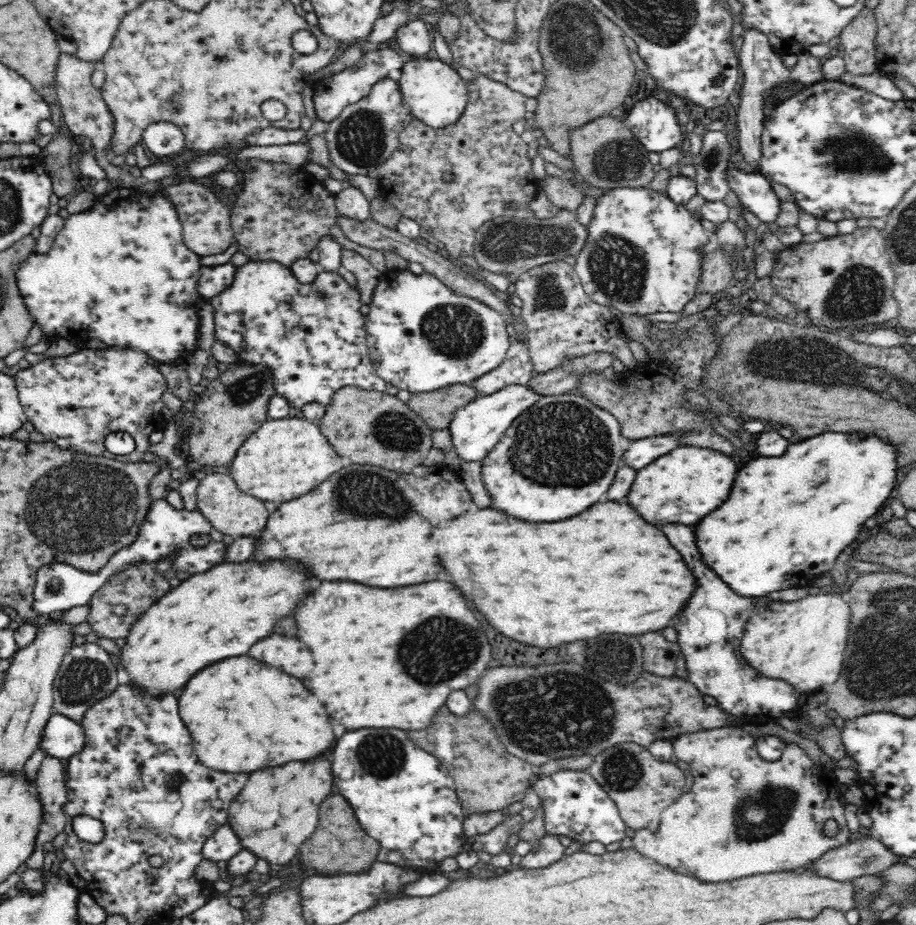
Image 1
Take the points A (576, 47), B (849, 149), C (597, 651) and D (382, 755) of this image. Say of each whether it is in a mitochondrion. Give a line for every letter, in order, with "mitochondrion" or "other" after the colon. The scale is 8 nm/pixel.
A: mitochondrion
B: mitochondrion
C: mitochondrion
D: mitochondrion

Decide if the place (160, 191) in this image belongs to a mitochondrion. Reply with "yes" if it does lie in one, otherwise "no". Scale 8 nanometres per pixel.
no

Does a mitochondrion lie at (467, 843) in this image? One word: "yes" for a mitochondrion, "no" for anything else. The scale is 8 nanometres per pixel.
no

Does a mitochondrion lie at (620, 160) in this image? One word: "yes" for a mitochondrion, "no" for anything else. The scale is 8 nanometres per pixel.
yes

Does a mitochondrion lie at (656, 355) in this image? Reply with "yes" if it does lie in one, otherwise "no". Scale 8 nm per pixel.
no

